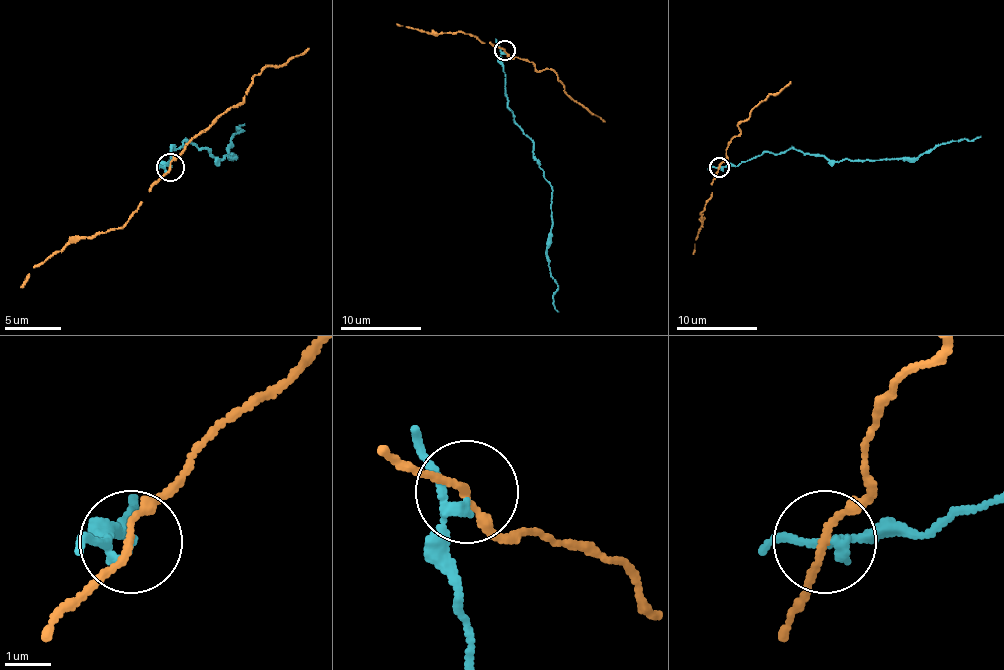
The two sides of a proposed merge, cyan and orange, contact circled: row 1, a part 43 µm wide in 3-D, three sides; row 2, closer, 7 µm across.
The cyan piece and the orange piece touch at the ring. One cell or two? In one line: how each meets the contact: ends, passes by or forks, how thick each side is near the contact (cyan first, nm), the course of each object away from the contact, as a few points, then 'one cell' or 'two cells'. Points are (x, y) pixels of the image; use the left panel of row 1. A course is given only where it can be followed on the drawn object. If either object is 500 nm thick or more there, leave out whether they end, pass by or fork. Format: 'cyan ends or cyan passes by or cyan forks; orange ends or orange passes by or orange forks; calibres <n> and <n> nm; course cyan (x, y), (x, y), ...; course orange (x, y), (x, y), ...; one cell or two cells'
cyan passes by; orange passes by; calibres 120 and 130 nm; course cyan (169, 168), (164, 168), (169, 148), (183, 142), (217, 159), (237, 156), (228, 151), (245, 123); course orange (169, 168), (178, 154), (234, 106), (264, 67), (281, 67), (309, 47); two cells

